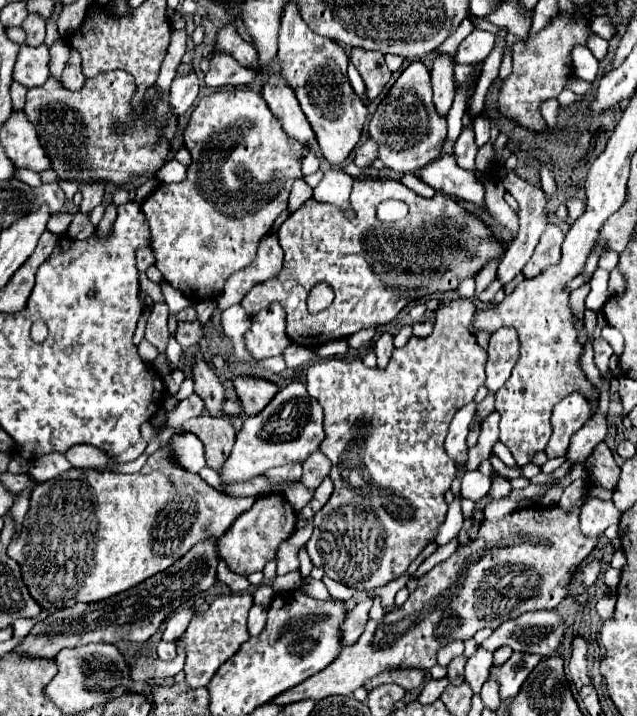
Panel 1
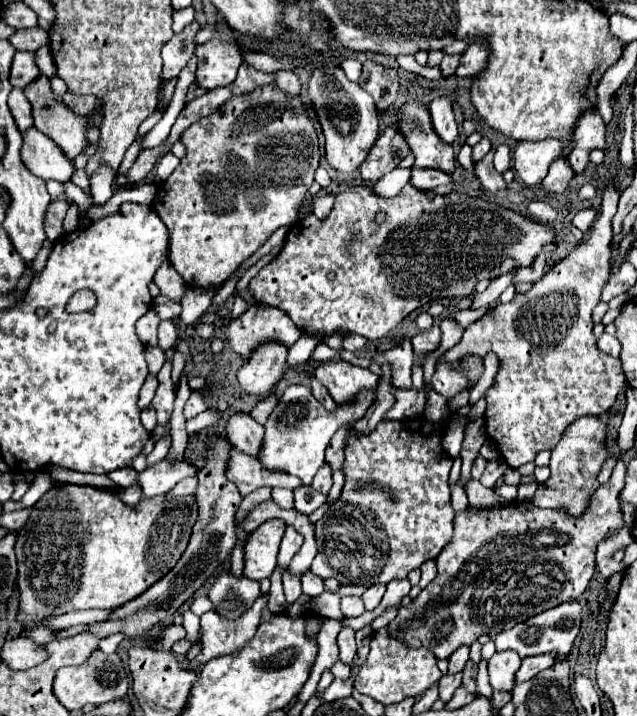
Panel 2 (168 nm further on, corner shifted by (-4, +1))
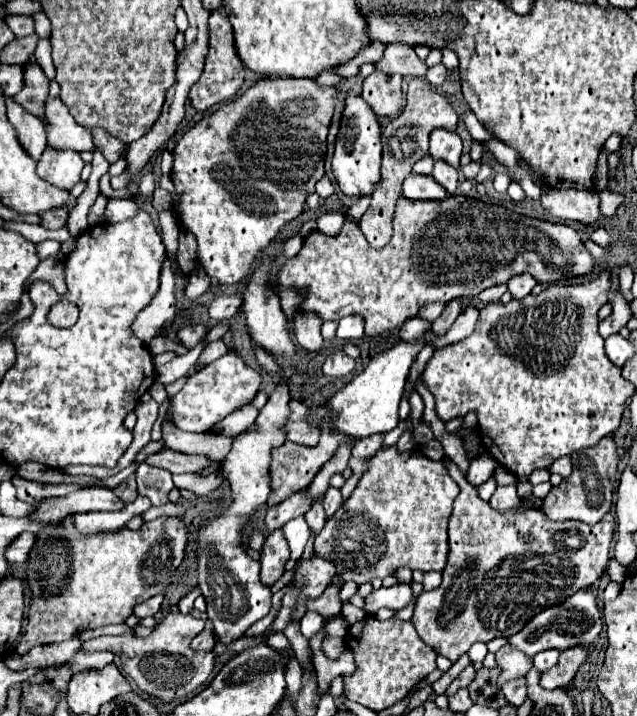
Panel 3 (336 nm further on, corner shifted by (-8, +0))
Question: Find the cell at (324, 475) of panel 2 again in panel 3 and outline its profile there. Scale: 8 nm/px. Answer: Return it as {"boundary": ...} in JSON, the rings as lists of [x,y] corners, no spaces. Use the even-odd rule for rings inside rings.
{"boundary":[[[328,487],[326,495],[324,495],[322,505],[324,505],[326,517],[334,515],[334,513],[336,513],[336,509],[342,505],[342,495],[340,495],[340,489],[336,489],[336,487]]]}

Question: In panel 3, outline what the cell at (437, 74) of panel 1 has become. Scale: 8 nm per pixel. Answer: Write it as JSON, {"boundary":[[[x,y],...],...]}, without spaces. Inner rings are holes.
{"boundary":[[[434,129],[430,133],[430,151],[428,155],[438,157],[454,165],[456,169],[460,167],[460,155],[462,155],[462,139],[456,131],[448,129]]]}

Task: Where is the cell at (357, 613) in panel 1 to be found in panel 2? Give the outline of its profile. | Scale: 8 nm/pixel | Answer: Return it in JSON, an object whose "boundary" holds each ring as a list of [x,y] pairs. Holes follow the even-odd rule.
{"boundary":[[[342,626],[338,634],[338,648],[340,648],[340,660],[344,664],[351,664],[356,658],[356,640],[354,640],[354,630]]]}

